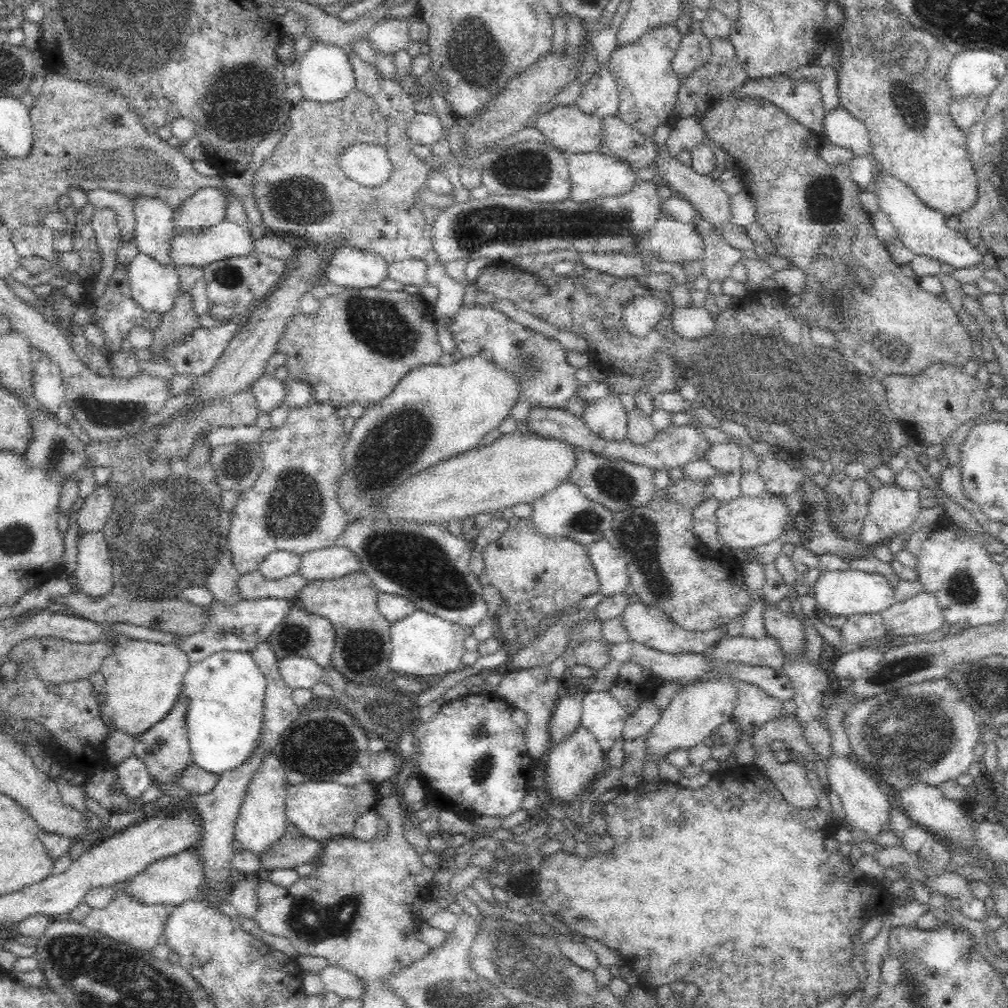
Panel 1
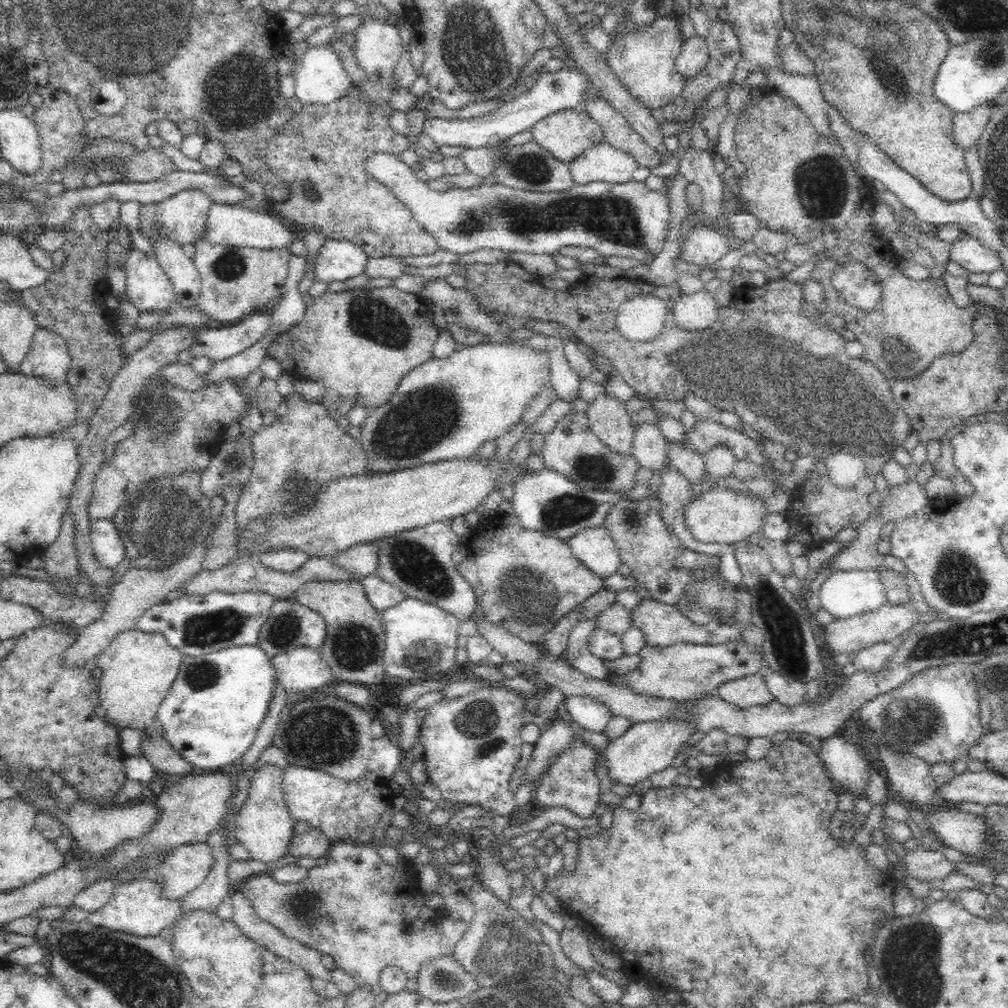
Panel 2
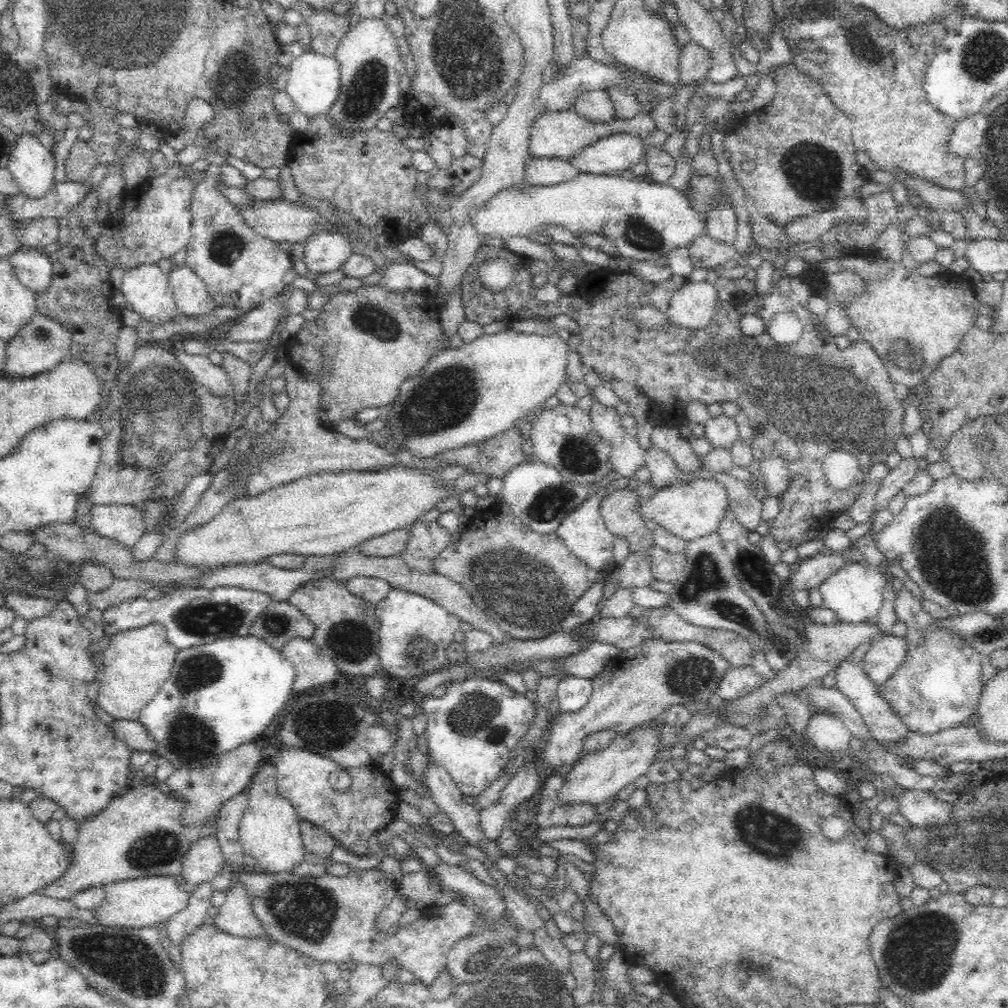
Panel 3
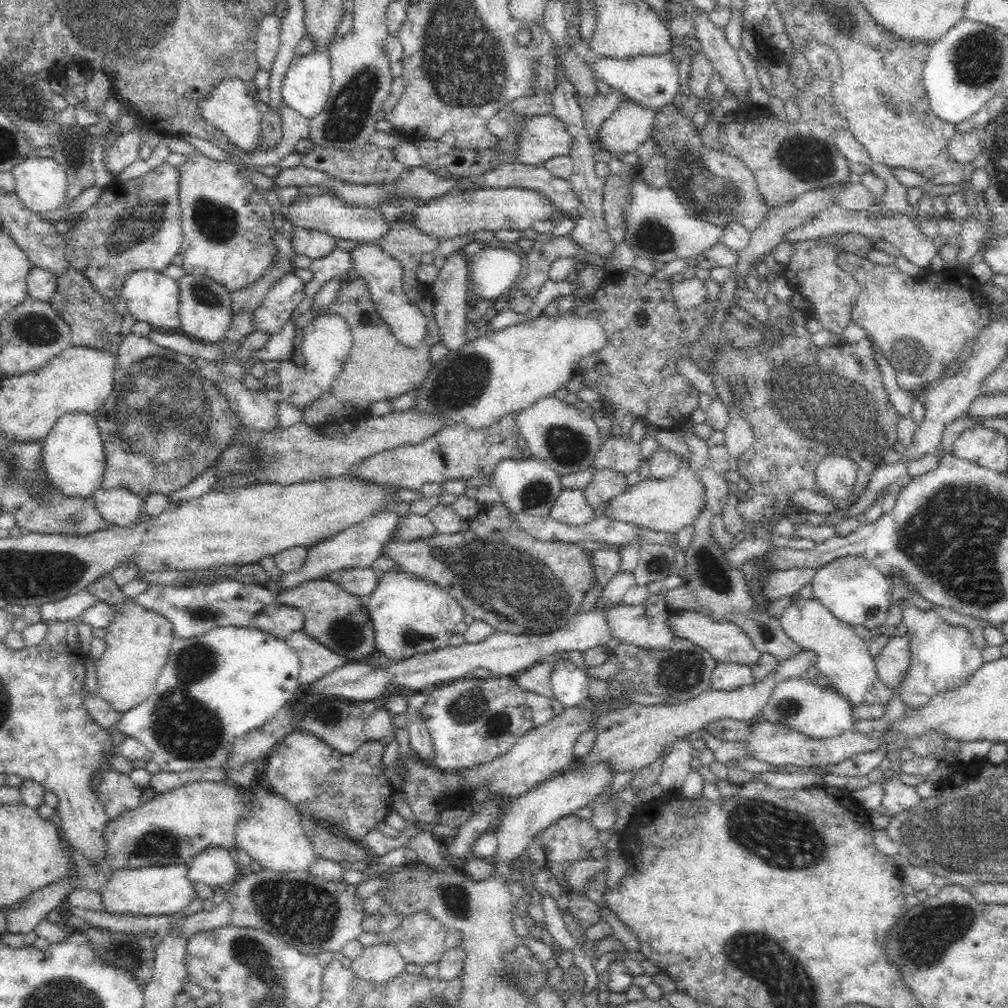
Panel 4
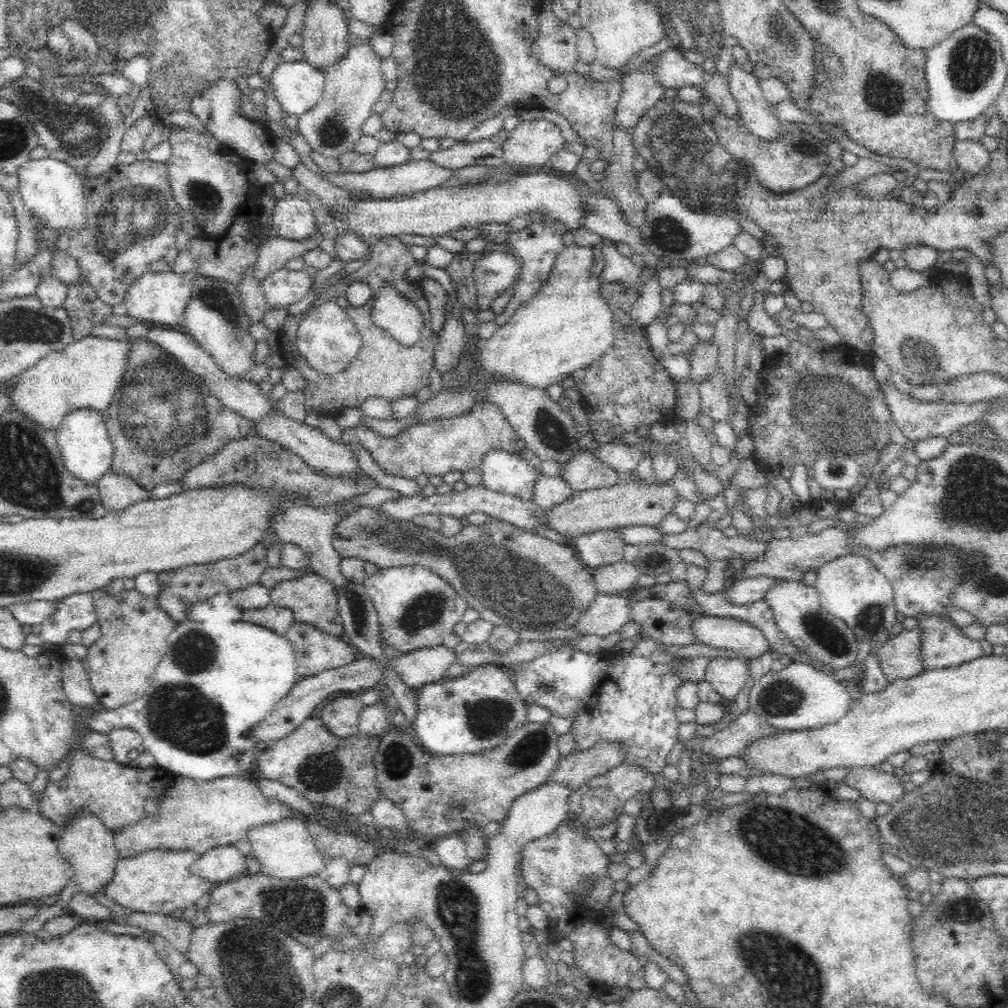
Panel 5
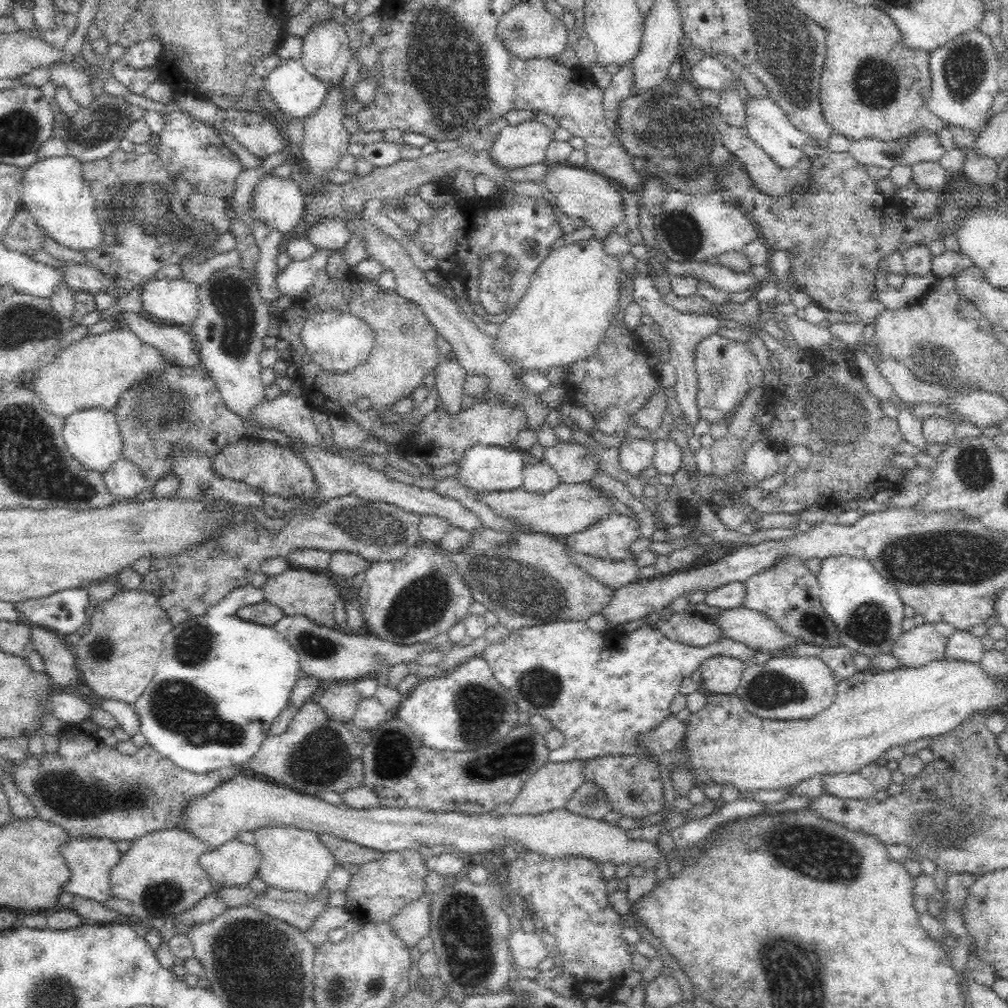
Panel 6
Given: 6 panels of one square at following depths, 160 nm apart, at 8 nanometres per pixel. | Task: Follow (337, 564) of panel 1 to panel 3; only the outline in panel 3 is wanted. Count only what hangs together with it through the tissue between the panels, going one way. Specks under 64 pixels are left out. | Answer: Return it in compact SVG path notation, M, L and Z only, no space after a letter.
M412 524L365 540L358 545L360 547L358 552L363 556L378 556L379 558L397 556L408 546L410 538L412 538Z

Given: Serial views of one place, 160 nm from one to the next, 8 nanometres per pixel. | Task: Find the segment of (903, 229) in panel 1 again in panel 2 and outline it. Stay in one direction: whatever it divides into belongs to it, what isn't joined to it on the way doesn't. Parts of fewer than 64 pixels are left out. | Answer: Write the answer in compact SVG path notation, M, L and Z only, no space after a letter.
M961 235L951 244L950 258L969 273L988 273L1002 269L1002 259L997 249L982 244L970 235Z

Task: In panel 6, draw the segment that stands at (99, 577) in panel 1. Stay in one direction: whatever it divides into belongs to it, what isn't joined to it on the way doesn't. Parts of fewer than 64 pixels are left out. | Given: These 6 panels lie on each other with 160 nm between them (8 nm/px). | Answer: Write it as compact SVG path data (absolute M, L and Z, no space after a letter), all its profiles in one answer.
M124 455L103 475L116 503L128 500L149 487L137 462L127 460Z

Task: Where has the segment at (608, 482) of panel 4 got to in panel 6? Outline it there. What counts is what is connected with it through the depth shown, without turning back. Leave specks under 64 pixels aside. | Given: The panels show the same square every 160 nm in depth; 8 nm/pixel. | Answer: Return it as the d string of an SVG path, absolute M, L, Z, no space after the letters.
M558 440L543 449L543 463L550 466L564 484L589 483L598 468L595 454L576 442Z

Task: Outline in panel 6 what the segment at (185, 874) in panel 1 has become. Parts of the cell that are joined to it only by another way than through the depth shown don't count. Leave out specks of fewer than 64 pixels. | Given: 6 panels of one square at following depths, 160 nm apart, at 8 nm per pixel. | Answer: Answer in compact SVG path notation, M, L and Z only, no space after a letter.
M237 838L215 848L212 852L207 852L199 859L199 863L208 873L213 886L217 890L222 887L247 887L258 876L261 862L262 853L253 844L244 844L244 842L240 842Z

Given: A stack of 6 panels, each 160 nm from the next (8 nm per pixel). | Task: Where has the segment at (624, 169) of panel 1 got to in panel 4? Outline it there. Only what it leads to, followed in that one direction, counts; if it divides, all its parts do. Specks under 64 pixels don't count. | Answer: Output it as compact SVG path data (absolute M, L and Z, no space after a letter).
M625 97L600 128L595 148L611 154L634 154L650 138L655 116L654 108Z

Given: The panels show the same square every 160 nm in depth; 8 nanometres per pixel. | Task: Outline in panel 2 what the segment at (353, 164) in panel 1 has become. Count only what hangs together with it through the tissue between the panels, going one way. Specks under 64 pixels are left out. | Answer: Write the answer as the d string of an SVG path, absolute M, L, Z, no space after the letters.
M390 154L370 156L366 169L410 209L414 219L438 241L440 250L458 256L479 249L552 256L563 246L582 246L598 250L603 257L622 256L639 263L644 262L646 257L654 257L658 254L673 232L670 198L667 193L651 189L644 181L632 180L622 184L590 181L575 184L572 188L560 192L532 192L507 187L500 183L492 186L480 184L465 189L435 191L428 187L426 181L420 180L398 156Z

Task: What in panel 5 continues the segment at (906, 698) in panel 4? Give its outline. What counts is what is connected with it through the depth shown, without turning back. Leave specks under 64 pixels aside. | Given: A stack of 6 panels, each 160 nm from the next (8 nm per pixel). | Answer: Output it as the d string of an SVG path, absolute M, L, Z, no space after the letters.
M918 616L924 629L922 663L924 670L964 664L983 656L981 641L964 636L951 620L937 616Z

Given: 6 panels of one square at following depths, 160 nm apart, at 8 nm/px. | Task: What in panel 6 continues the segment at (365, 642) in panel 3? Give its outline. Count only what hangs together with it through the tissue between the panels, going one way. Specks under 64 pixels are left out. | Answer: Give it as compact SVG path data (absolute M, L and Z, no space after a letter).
M292 566L279 575L268 577L263 585L263 597L266 601L283 610L285 615L304 615L323 627L334 627L334 601L340 598L335 580L324 574Z

